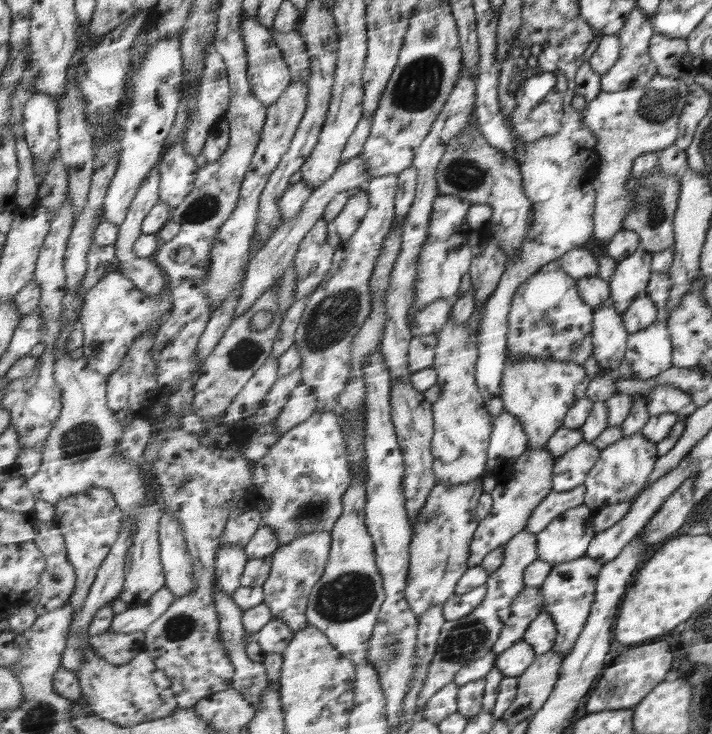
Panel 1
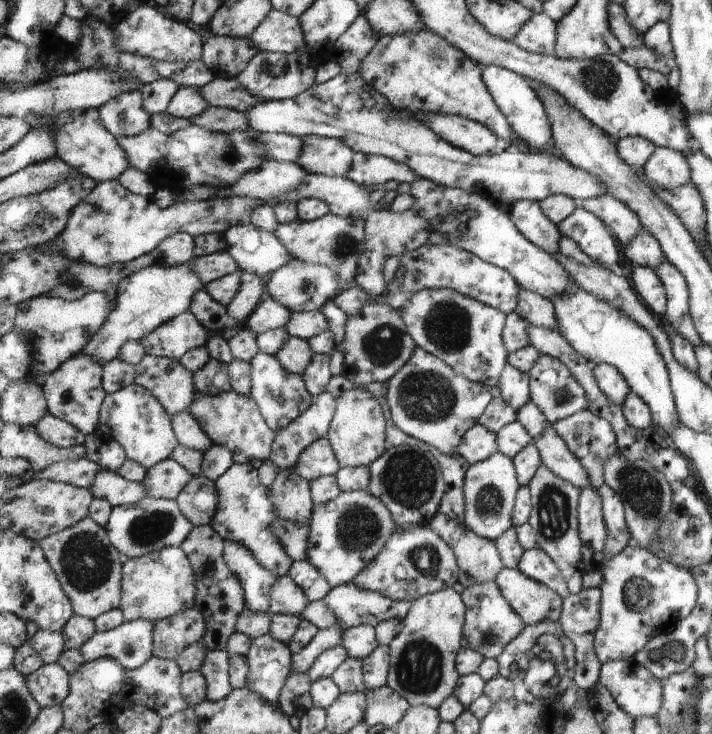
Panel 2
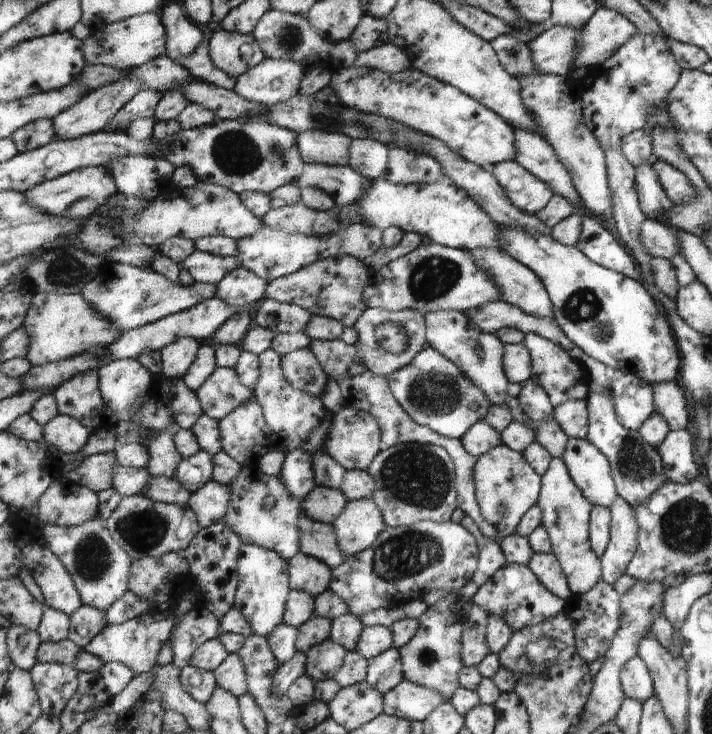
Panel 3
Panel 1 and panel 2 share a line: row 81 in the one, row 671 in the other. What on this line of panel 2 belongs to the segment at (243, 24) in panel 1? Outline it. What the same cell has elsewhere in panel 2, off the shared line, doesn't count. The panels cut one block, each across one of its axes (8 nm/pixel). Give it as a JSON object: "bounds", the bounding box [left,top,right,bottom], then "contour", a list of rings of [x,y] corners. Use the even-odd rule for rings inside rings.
{"bounds":[245,636,291,708],"contour":[[[269,636],[251,640],[251,648],[245,655],[250,666],[247,688],[260,696],[264,703],[279,708],[279,697],[291,674],[291,657],[287,645]]]}

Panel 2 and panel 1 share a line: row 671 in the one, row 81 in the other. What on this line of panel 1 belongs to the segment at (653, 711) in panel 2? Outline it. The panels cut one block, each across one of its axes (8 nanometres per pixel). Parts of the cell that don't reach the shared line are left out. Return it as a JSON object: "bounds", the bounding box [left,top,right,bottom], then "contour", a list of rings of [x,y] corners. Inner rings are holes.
{"bounds":[601,6,656,92],"contour":[[[636,6],[632,9],[631,16],[628,17],[627,24],[620,29],[617,34],[622,41],[622,53],[619,60],[612,69],[603,74],[601,92],[617,92],[618,90],[627,90],[628,88],[641,88],[651,83],[651,78],[656,73],[656,65],[648,56],[648,47],[654,30],[652,30],[648,15],[642,13],[642,9]]]}

